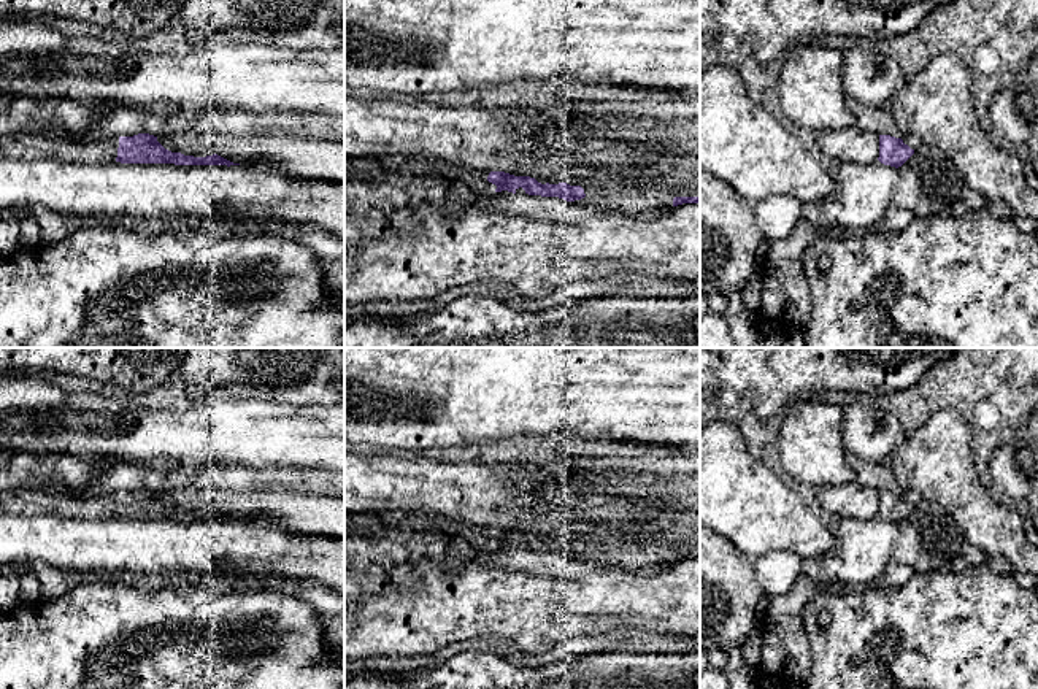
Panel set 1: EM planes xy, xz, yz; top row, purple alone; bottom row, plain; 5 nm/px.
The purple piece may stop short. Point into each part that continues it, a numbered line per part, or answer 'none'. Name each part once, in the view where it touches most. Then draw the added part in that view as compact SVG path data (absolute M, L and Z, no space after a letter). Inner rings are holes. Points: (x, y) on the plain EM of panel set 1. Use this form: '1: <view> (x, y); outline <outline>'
1: xy (26, 502); outline M33 489L0 492L0 513L19 516L63 516L63 518L116 518L119 494L98 497L62 495Z

